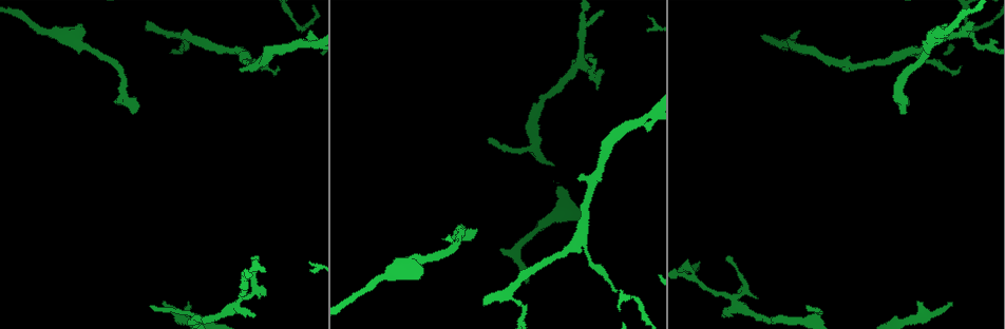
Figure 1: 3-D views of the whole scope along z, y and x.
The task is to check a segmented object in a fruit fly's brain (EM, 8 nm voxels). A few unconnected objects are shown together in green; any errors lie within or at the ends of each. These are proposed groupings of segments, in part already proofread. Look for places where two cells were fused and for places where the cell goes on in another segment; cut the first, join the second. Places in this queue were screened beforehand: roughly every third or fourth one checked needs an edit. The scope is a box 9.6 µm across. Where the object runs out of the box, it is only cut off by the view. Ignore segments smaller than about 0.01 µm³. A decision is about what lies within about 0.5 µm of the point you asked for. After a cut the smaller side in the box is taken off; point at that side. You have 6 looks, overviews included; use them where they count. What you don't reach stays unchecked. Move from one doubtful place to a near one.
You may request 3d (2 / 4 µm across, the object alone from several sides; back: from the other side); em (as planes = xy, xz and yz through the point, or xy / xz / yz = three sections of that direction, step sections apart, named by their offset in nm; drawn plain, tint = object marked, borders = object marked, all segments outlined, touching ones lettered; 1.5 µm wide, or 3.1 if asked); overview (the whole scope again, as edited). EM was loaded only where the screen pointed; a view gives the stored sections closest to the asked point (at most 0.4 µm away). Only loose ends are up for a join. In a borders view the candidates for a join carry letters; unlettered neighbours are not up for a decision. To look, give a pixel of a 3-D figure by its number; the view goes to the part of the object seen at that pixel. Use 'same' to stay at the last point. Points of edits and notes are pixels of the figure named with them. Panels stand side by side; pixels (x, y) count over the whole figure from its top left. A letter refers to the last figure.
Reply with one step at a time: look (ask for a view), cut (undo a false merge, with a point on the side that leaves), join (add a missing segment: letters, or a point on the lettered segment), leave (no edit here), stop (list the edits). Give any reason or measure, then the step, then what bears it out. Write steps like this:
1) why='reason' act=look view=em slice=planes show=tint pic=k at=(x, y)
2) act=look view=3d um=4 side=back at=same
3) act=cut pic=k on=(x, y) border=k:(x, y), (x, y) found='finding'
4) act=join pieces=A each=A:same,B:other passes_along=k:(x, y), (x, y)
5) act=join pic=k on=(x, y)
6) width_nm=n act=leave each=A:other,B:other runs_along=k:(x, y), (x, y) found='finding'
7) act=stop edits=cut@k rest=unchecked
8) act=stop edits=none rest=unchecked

why='an open end' act=look view=em slice=yz step=4 show=tint pic=1 at=(309, 31)

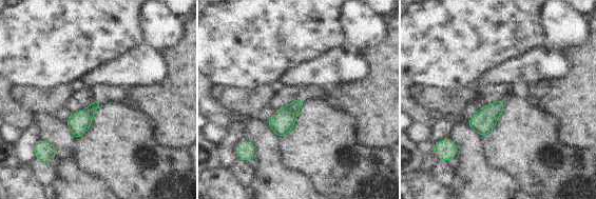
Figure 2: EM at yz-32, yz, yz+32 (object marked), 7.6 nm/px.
act=look view=em slice=yz step=4 show=borders at=same

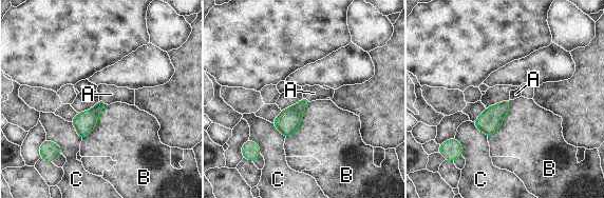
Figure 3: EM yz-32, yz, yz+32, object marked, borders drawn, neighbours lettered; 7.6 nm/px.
act=join pieces=A each=A:same,B:other,C:other found='it goes on there'

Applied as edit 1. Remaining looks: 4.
why='branch stops here' act=look view=3d um=4 side=back pic=1 at=(133, 114)

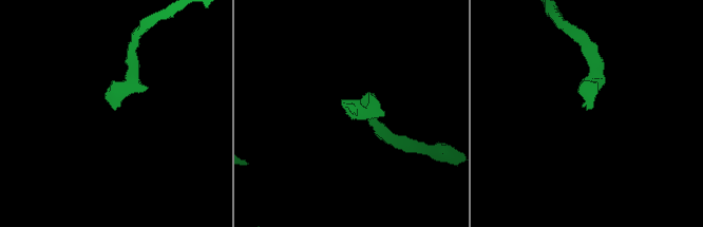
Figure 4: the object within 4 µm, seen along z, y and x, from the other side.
why='now the EM' act=look view=em slice=xz step=4 show=tint pic=4 at=(351, 112)

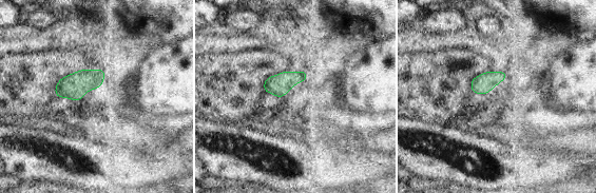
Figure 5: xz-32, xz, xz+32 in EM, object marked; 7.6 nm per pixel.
act=look view=em slice=xy step=8 show=borders at=same

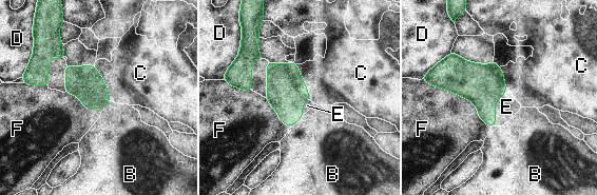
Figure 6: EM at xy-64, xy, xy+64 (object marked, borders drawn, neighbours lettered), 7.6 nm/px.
act=join pieces=B each=B:same,C:other,D:other,E:other,F:other passes_along=6:(286, 92), (296, 121), (321, 143) found='it goes on there'

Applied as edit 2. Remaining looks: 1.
act=stop edits=join@3,join@6 rest=unchecked

